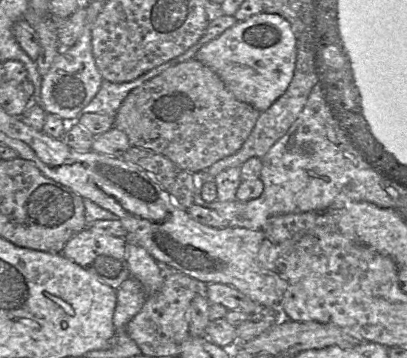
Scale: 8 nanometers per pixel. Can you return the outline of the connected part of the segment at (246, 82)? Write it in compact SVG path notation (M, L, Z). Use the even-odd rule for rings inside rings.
M262 12L237 22L202 46L195 59L214 71L238 101L262 112L284 94L292 80L296 39L283 17Z

